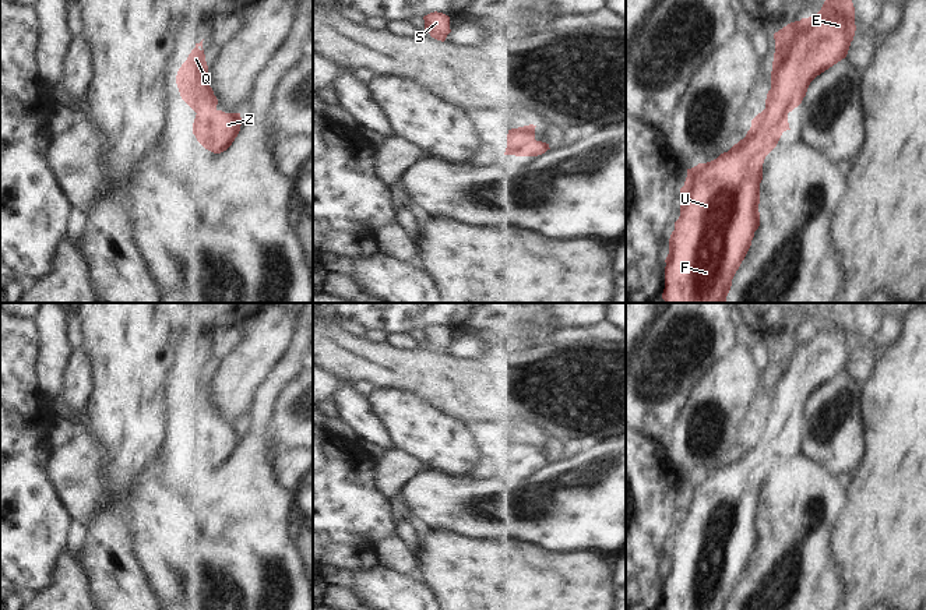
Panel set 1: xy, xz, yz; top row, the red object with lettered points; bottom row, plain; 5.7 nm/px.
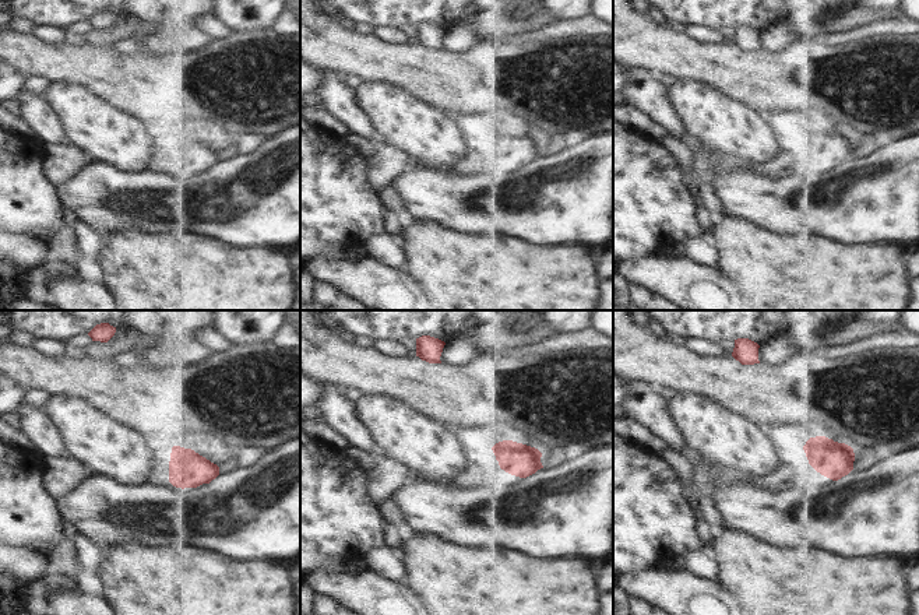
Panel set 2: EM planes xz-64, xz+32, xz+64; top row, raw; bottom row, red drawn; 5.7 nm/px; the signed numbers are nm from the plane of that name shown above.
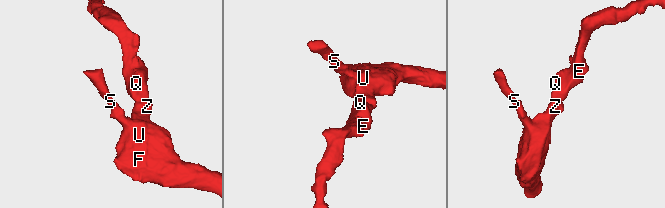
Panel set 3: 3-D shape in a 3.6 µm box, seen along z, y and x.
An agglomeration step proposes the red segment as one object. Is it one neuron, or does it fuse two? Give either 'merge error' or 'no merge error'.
no merge error

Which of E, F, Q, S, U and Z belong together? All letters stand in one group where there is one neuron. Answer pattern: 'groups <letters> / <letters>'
groups E F Q S U Z

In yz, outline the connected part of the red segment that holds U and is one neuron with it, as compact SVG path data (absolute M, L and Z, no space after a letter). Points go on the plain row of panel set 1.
M828 303L821 322L802 331L774 346L775 366L771 384L771 402L765 422L751 433L746 449L716 472L687 482L684 498L680 501L680 529L669 551L669 567L665 572L665 602L662 610L726 610L732 592L744 572L754 544L760 539L760 496L765 469L777 459L784 444L791 442L788 426L798 420L806 409L810 395L846 370L856 343L855 320L849 303Z

